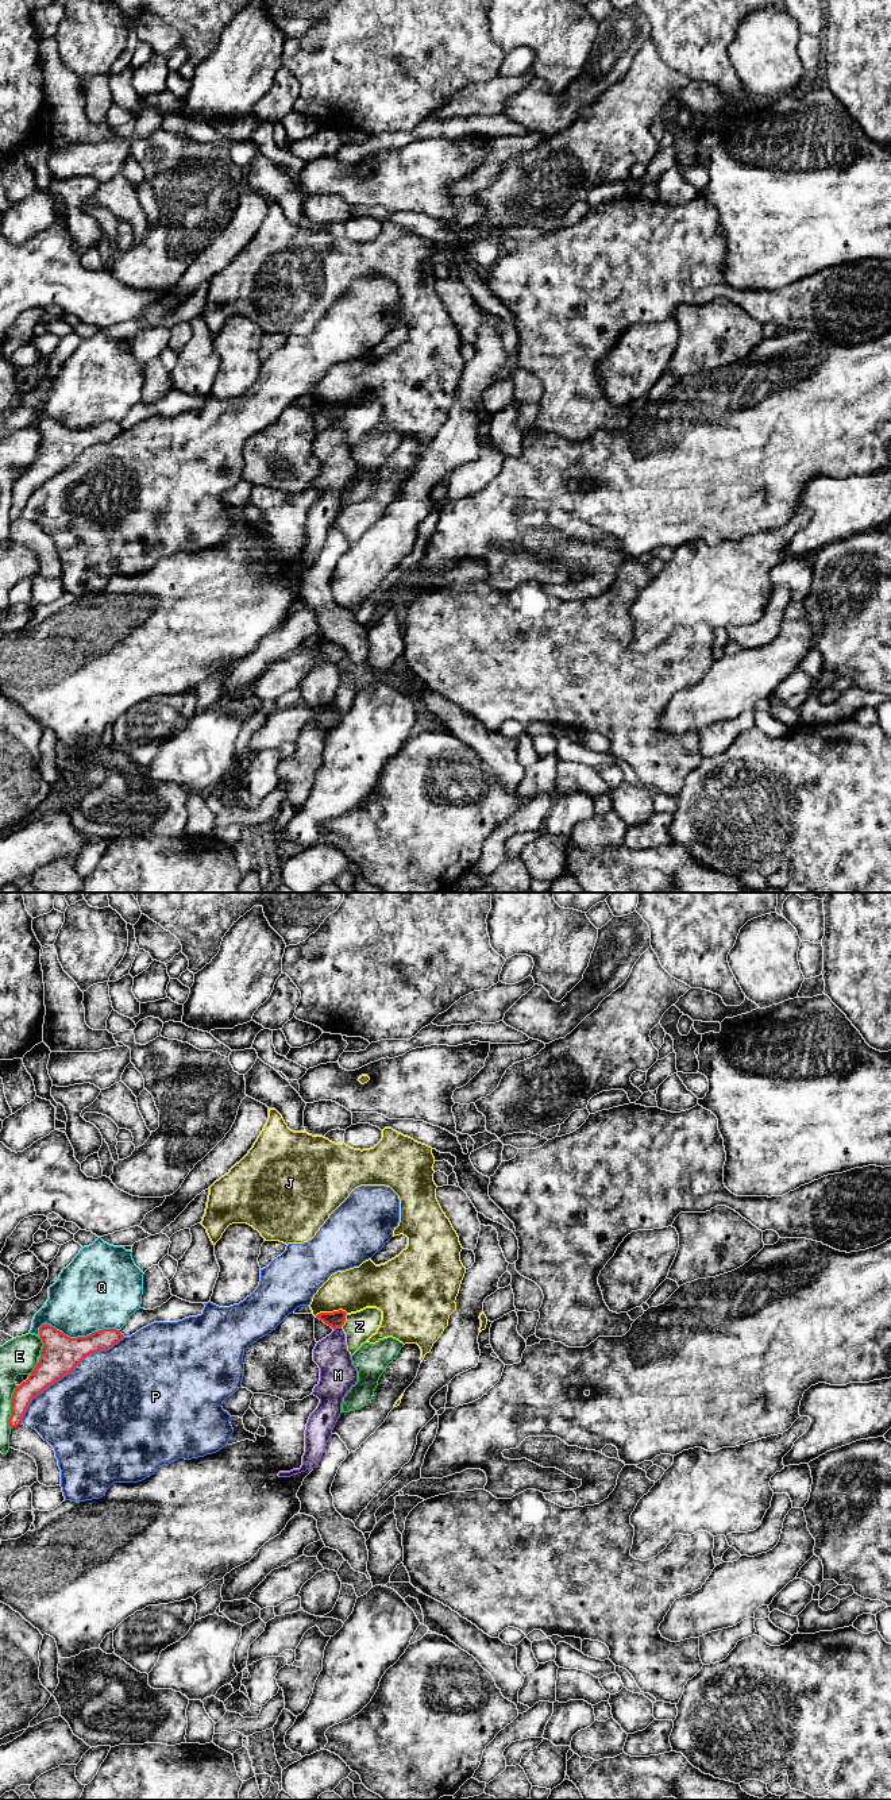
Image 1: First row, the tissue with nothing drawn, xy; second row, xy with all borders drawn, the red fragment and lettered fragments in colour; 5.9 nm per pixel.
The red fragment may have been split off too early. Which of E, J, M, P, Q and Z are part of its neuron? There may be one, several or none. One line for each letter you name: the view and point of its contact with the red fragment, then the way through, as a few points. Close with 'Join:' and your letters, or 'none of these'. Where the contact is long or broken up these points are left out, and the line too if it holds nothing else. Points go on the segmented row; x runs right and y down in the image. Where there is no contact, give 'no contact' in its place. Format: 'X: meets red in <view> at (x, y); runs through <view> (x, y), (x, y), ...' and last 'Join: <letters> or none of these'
Join: none of these

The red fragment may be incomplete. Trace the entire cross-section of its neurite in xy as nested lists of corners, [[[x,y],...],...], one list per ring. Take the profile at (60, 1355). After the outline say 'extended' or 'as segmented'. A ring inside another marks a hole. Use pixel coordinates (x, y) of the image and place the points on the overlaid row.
[[[45,1323],[39,1327],[43,1342],[40,1358],[26,1381],[18,1385],[11,1398],[9,1427],[22,1423],[22,1418],[34,1398],[61,1380],[89,1354],[107,1350],[123,1340],[116,1329],[103,1329],[86,1337],[70,1338],[55,1327]]]; as segmented

